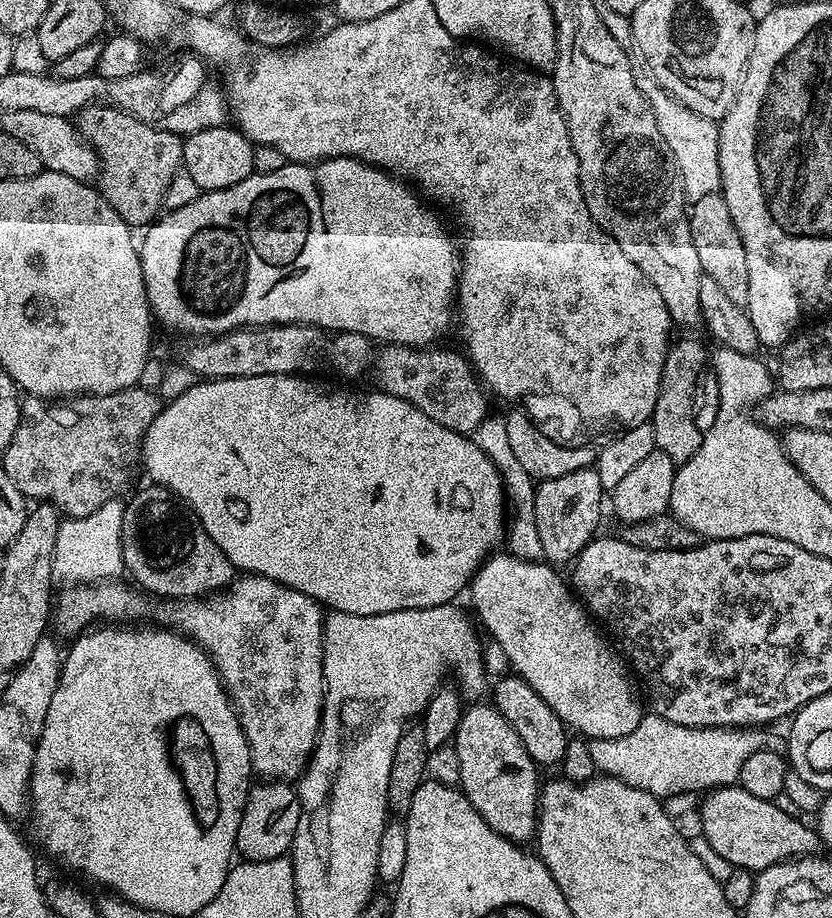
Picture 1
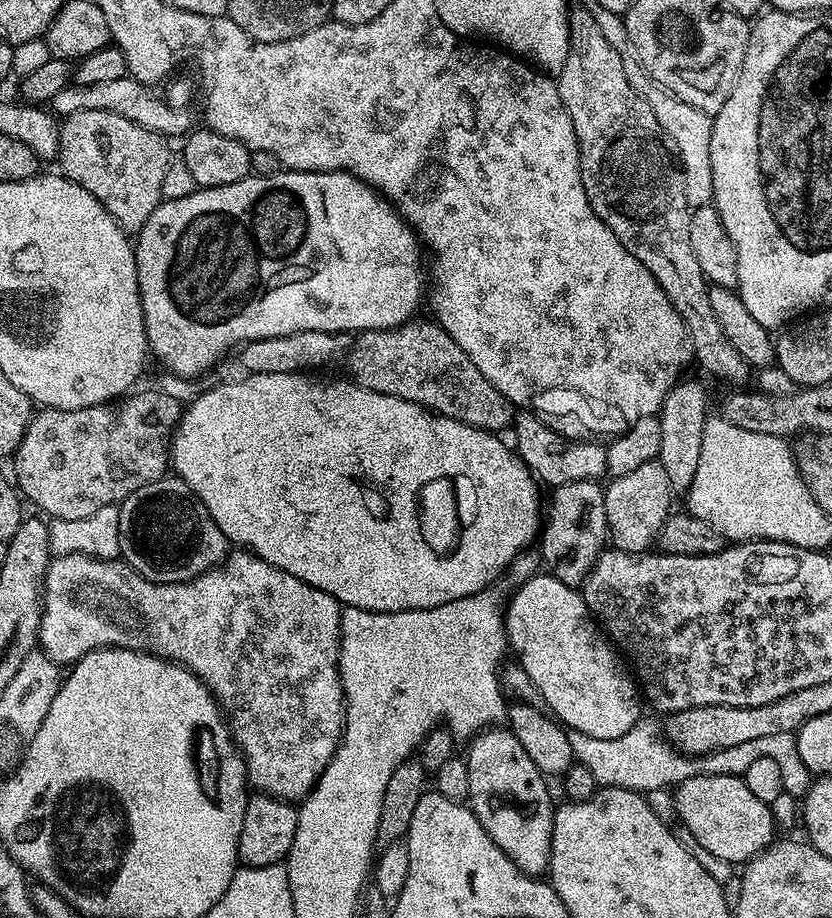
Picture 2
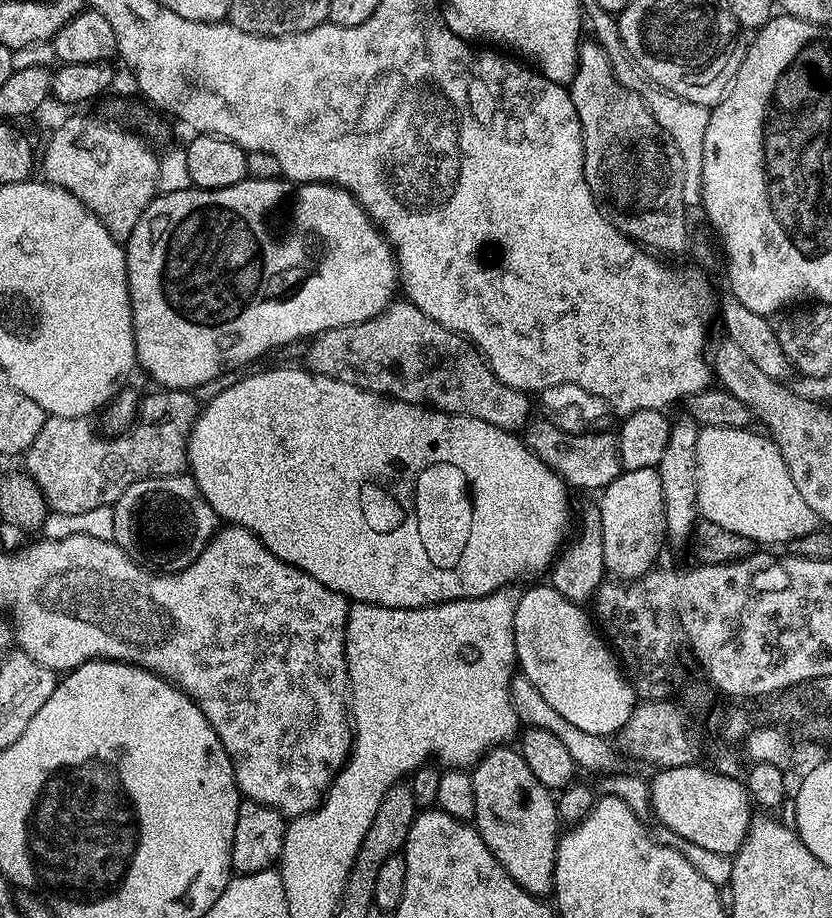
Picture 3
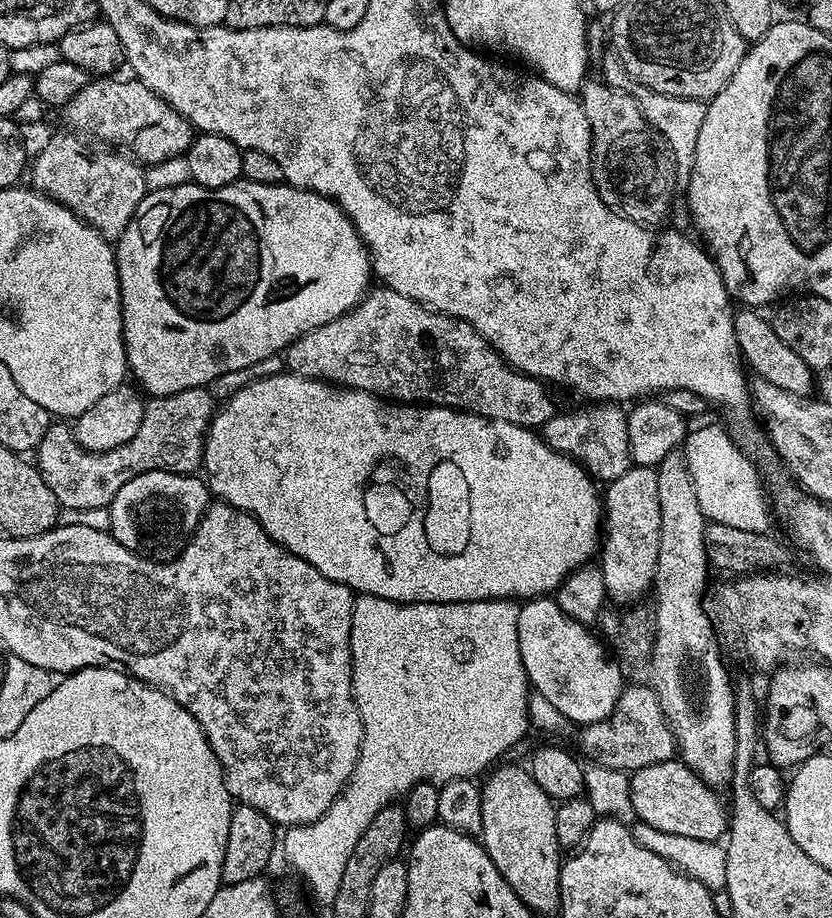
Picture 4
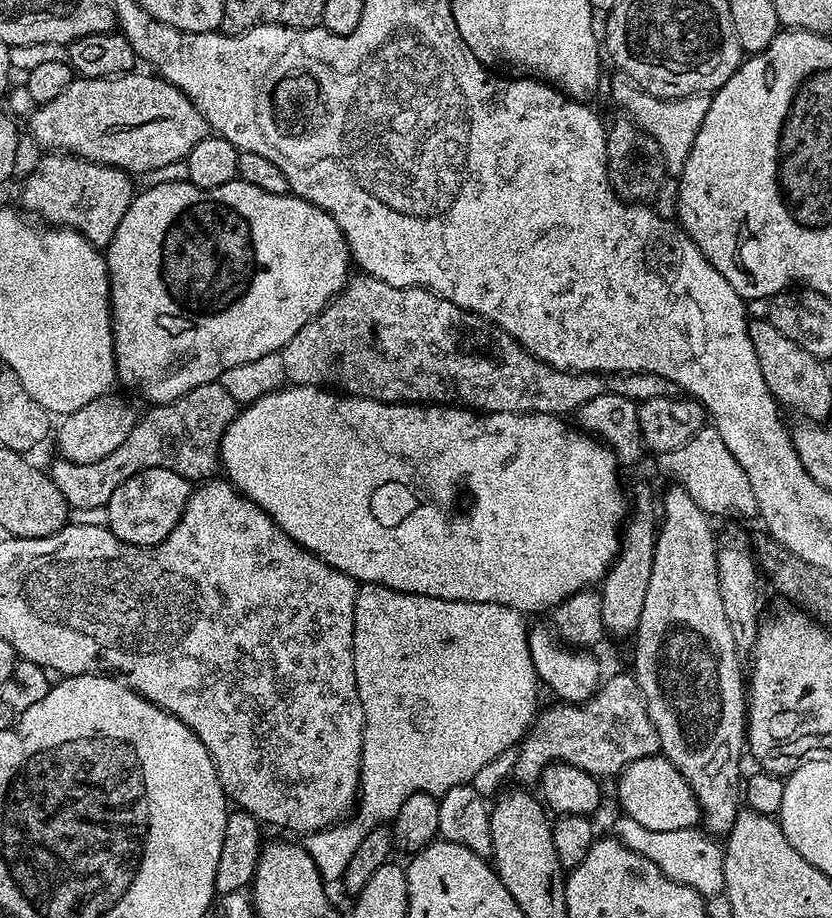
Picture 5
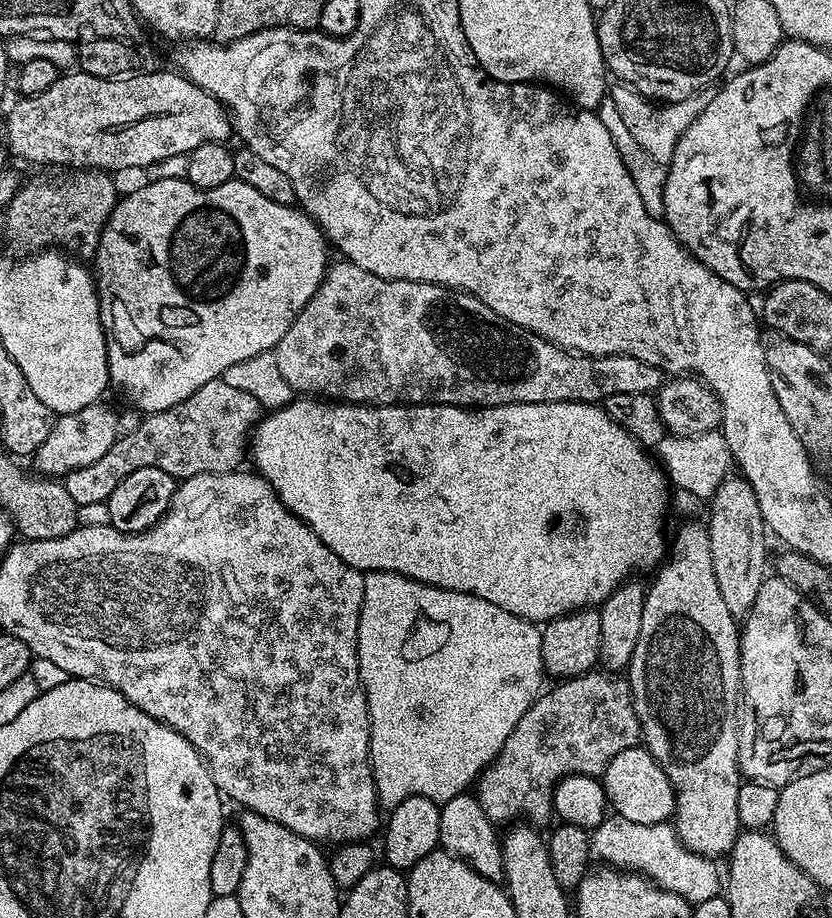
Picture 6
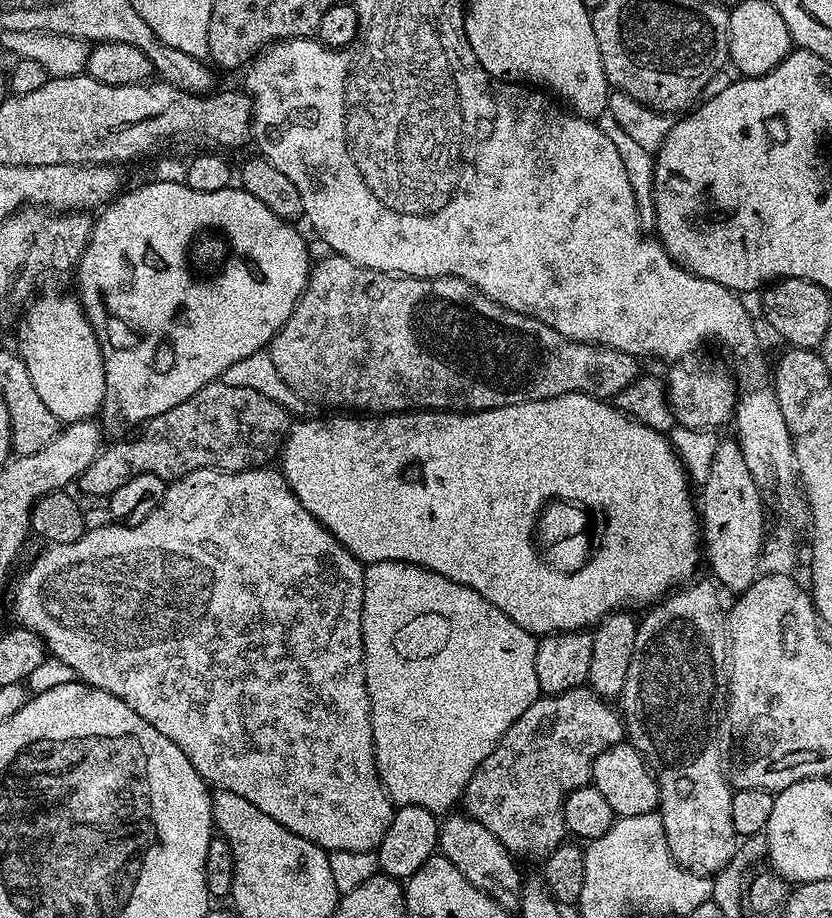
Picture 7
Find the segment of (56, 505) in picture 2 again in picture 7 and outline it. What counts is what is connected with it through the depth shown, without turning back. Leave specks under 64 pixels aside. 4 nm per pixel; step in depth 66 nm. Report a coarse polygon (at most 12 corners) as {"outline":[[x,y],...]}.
{"outline":[[202,386],[80,475],[107,498],[145,472],[243,472],[281,451],[290,413]]}

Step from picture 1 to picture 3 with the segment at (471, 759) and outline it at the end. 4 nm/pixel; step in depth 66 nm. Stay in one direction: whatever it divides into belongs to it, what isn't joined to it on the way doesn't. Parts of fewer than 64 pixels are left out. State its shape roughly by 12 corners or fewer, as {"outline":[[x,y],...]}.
{"outline":[[515,747],[471,769],[474,827],[531,896],[553,891],[553,793]]}

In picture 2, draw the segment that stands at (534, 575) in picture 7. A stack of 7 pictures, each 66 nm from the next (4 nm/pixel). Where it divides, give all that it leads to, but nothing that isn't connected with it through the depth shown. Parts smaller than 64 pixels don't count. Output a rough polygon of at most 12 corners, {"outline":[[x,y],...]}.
{"outline":[[303,372],[170,468],[344,608],[491,589],[542,527],[495,432]]}

